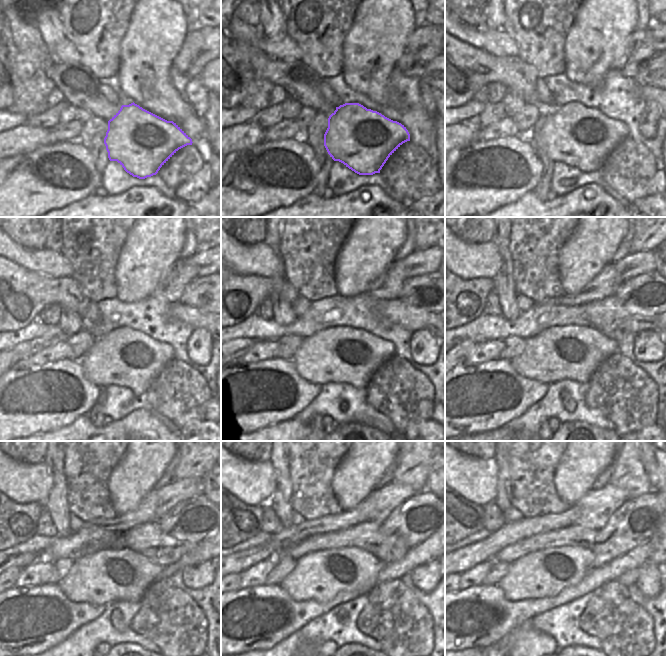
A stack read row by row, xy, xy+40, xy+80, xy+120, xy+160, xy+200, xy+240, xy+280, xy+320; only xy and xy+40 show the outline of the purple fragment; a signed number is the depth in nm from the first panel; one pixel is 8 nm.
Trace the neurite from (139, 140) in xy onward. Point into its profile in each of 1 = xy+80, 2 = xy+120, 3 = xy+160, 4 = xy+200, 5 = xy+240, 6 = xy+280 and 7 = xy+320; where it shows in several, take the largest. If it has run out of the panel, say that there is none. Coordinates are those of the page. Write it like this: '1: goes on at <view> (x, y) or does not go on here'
1: goes on at xy+80 (582, 137)
2: goes on at xy+120 (124, 357)
3: goes on at xy+160 (349, 355)
4: goes on at xy+200 (573, 352)
5: goes on at xy+240 (110, 575)
6: goes on at xy+280 (320, 575)
7: goes on at xy+320 (544, 573)

